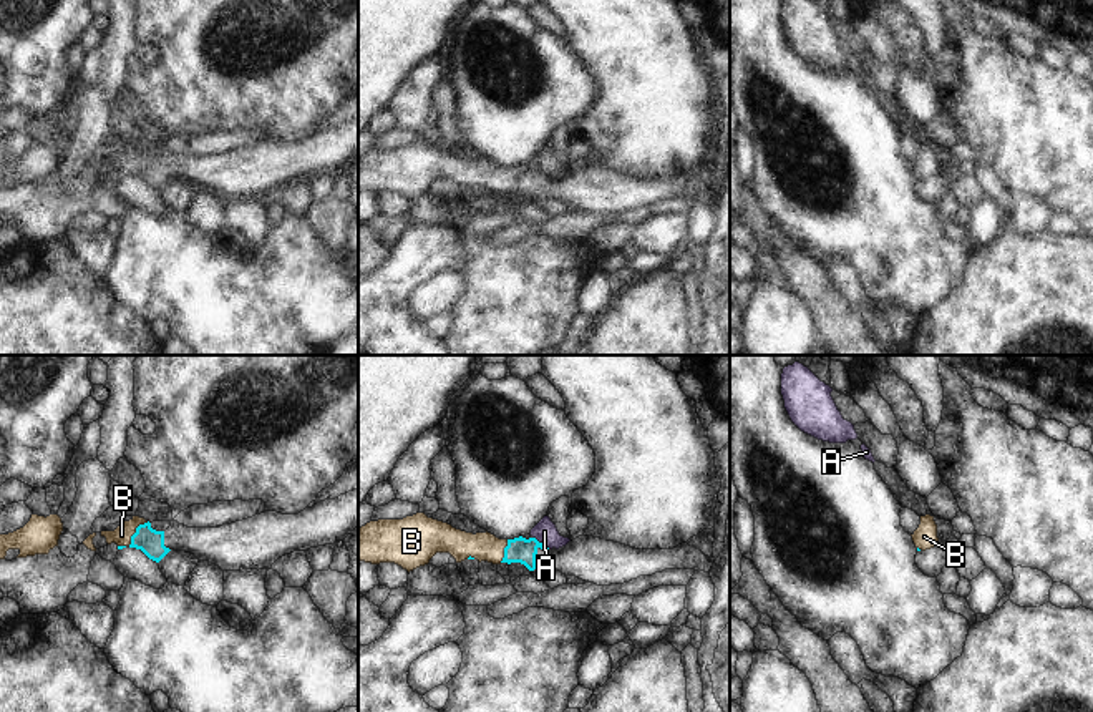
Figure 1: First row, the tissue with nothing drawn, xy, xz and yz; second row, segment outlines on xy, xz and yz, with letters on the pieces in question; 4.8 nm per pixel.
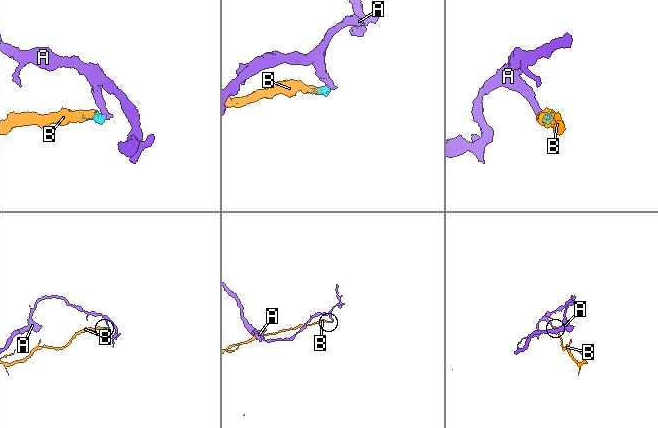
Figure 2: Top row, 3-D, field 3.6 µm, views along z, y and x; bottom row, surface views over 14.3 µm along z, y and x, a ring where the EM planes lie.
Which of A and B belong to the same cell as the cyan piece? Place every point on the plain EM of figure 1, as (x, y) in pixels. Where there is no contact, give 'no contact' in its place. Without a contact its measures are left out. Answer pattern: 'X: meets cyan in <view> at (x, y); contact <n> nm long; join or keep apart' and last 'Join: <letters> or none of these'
A: meets cyan in xz at (541, 171); contact 110 nm long; keep apart
B: meets cyan in xy at (136, 160); contact 160 nm long; join
Join: B

